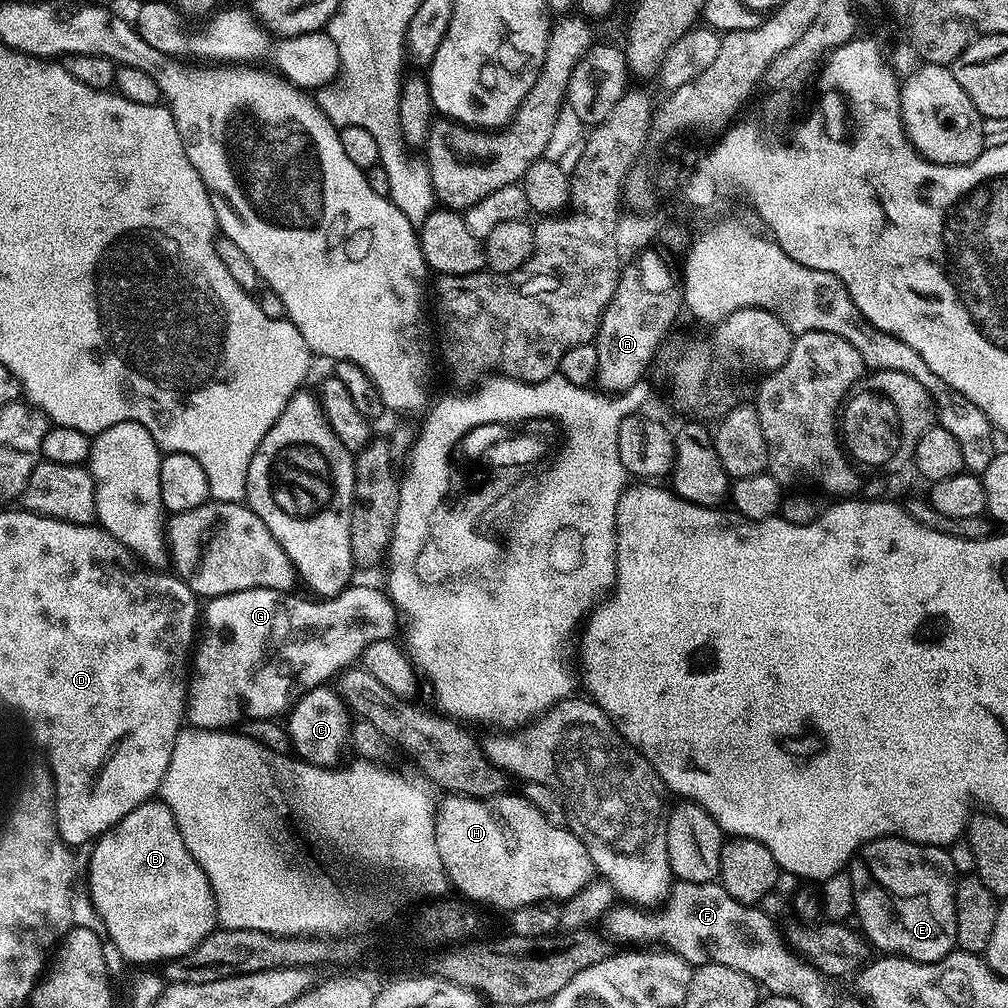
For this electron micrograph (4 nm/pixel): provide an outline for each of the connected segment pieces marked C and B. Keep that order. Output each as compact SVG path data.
M332 686L311 689L290 708L287 713L288 736L297 757L320 768L335 768L341 763L340 755L350 744L350 709Z
M153 798L153 799L147 800L147 802L142 806L138 806L134 810L130 810L130 814L126 814L126 818L122 818L122 822L118 822L111 828L111 830L109 830L108 832L103 832L102 835L99 836L99 838L95 841L95 843L91 845L90 851L92 851L92 857L90 857L88 860L88 892L90 895L92 895L92 904L94 907L96 907L96 912L98 915L100 915L101 922L104 923L105 929L103 928L103 931L106 933L106 936L107 936L106 931L108 931L109 937L107 936L107 939L110 941L110 944L111 944L110 939L112 939L113 946L116 947L117 950L120 951L121 954L124 955L126 959L133 960L133 962L136 964L158 963L157 965L159 965L161 962L176 960L180 956L184 956L185 954L187 954L187 952L189 952L190 950L194 950L194 946L198 946L201 942L204 941L204 939L206 939L206 937L209 934L216 931L218 927L218 921L216 918L216 896L212 892L212 884L208 881L208 876L202 870L202 866L194 858L194 854L190 854L190 850L186 846L186 842L182 838L182 834L180 833L180 831L178 830L178 826L176 825L176 815L174 815L174 813L164 805L163 800L159 798Z

